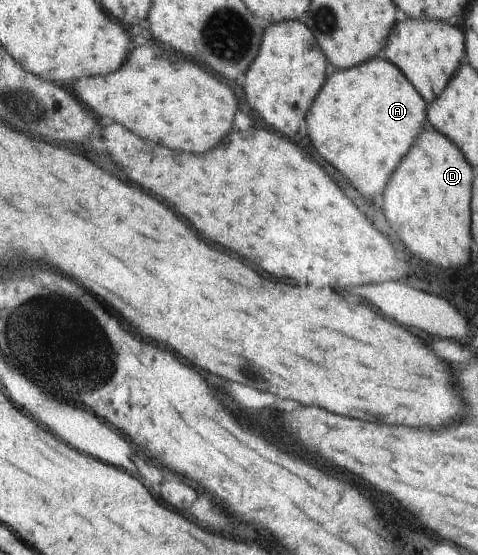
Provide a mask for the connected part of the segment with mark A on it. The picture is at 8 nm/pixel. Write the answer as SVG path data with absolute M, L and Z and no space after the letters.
M383 56L377 57L375 60L355 67L355 69L331 70L326 85L318 95L314 105L311 106L310 113L306 117L307 135L312 145L315 145L314 148L321 153L321 157L327 159L333 167L337 167L337 169L357 187L357 191L359 191L359 195L361 195L363 199L375 199L375 197L381 197L381 195L383 195L385 185L389 183L389 179L393 177L393 173L395 173L395 170L399 167L403 158L409 153L418 135L422 133L426 124L428 124L428 104L422 96L422 93L415 87L415 84L411 83L410 79L393 62L385 59Z

